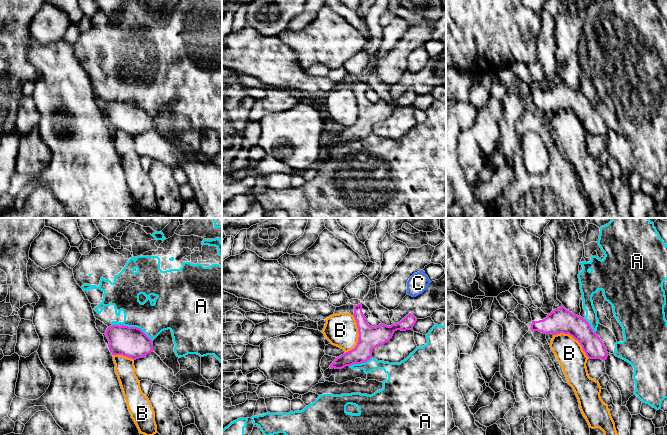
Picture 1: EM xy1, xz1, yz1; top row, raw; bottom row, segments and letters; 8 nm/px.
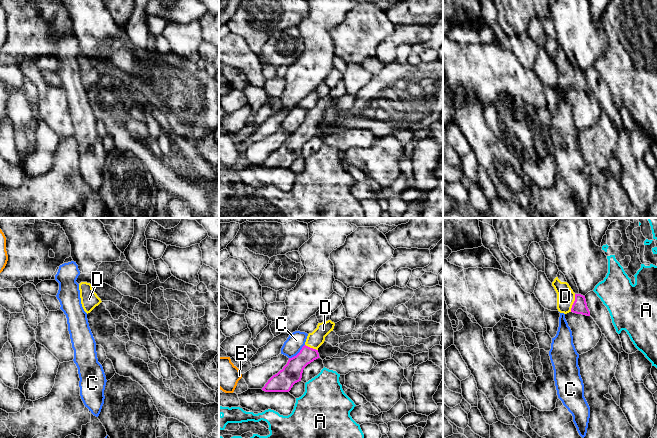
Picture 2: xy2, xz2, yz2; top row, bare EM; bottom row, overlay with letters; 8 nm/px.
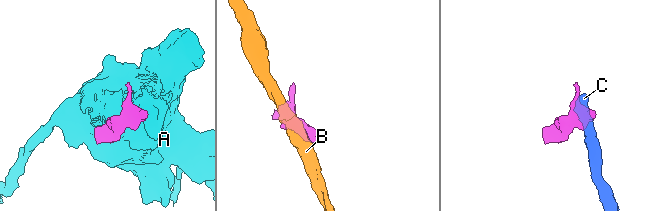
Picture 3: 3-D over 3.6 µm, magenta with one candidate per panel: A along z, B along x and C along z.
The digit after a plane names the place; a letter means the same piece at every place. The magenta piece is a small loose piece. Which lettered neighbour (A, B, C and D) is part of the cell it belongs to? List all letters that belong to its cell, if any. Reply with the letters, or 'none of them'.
D

